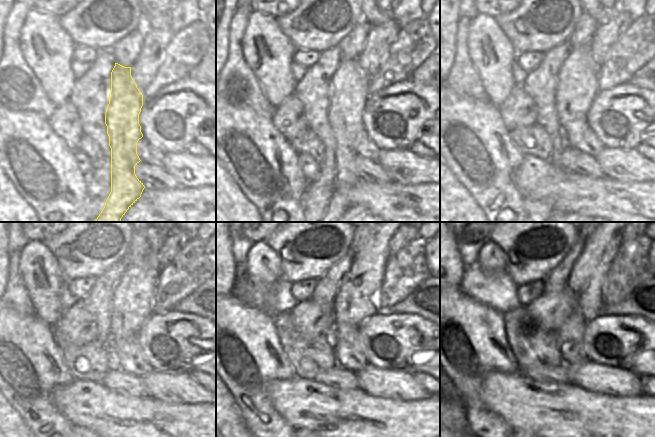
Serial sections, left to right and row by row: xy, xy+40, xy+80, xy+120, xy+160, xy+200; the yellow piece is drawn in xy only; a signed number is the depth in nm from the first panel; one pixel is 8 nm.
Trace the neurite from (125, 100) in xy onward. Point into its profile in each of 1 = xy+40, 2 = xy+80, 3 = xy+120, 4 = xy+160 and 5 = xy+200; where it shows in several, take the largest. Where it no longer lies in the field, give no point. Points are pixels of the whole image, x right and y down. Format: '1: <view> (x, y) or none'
1: xy+40 (351, 83)
2: xy+80 (578, 82)
3: xy+120 (132, 304)
4: xy+160 (356, 301)
5: xy+200 (581, 280)

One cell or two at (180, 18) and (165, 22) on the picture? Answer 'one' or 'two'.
two

